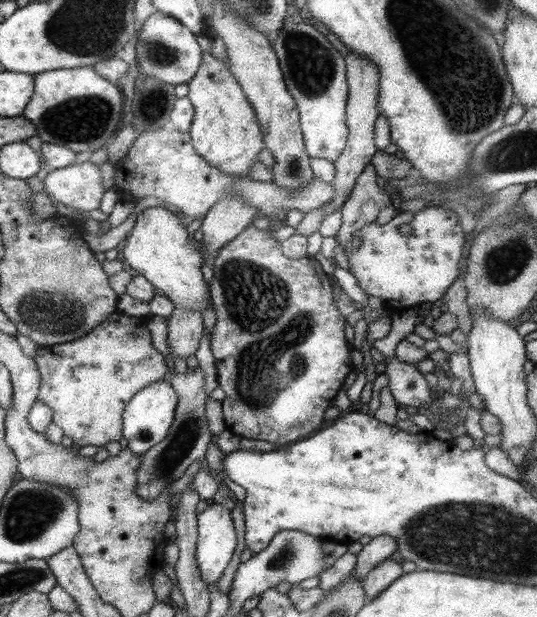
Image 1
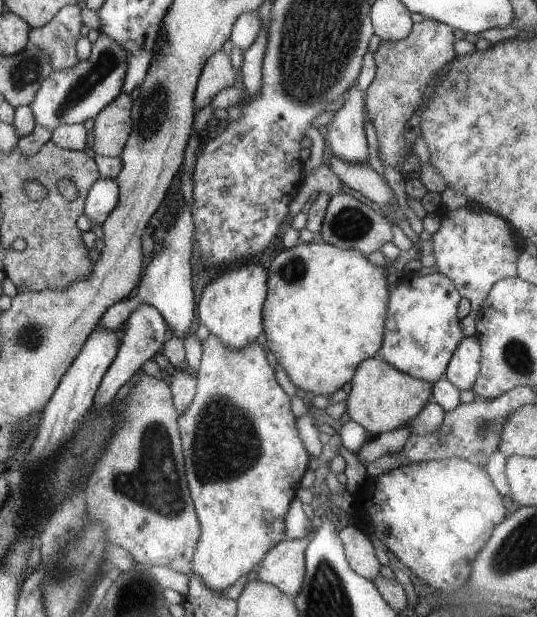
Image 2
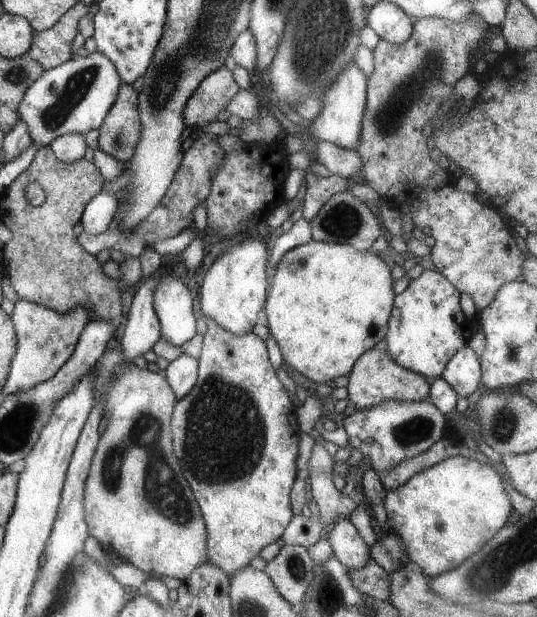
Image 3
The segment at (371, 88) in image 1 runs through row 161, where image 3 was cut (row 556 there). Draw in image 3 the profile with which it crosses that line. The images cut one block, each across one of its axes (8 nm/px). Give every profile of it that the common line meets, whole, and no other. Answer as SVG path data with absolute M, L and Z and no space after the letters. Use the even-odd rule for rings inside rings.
M340 518L326 534L332 553L348 569L359 570L370 558L370 548L363 542L359 532L353 527L349 518Z

